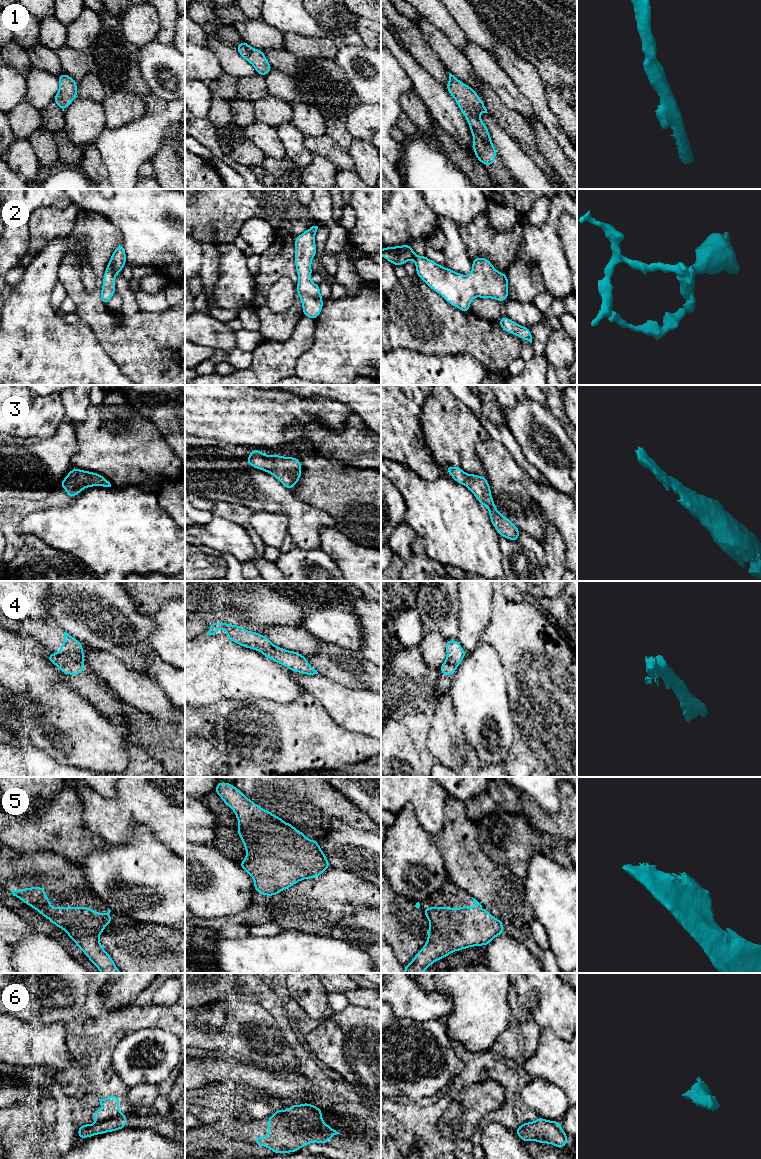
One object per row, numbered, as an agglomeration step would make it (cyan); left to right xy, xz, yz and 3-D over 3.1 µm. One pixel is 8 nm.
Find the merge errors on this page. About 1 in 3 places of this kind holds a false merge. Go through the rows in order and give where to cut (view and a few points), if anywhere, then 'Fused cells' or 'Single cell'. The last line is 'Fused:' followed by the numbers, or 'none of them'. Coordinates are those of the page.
1: Split along yz (465, 111), (476, 121), (473, 134), (481, 136), (491, 143). Fused cells
2: No split. Single cell
3: No split. Single cell
4: Split along xy (57, 653), (67, 655), (82, 665). Fused cells
5: No split. Single cell
6: No split. Single cell
Fused: 1, 4

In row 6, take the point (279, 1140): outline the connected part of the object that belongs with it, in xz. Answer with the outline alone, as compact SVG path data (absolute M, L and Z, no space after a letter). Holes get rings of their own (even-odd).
M296 1102L287 1110L275 1109L275 1113L268 1118L268 1136L256 1137L254 1143L271 1149L275 1154L297 1152L312 1142L327 1144L329 1139L340 1133L324 1122L322 1112L323 1109L309 1103L300 1103L298 1109Z

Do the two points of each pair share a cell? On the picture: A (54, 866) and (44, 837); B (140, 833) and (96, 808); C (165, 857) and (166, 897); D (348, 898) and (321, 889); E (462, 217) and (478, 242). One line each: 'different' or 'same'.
A: different
B: different
C: same
D: same
E: different

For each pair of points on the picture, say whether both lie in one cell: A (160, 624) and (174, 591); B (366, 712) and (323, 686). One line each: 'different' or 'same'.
A: different
B: same

